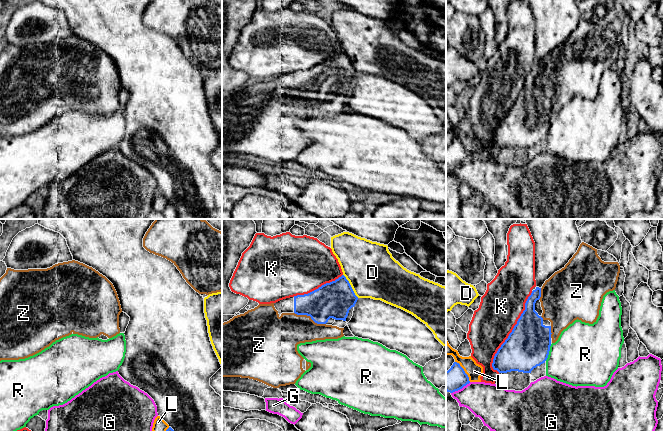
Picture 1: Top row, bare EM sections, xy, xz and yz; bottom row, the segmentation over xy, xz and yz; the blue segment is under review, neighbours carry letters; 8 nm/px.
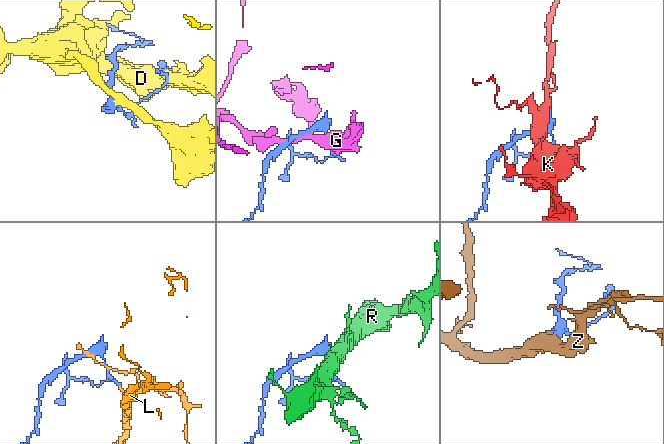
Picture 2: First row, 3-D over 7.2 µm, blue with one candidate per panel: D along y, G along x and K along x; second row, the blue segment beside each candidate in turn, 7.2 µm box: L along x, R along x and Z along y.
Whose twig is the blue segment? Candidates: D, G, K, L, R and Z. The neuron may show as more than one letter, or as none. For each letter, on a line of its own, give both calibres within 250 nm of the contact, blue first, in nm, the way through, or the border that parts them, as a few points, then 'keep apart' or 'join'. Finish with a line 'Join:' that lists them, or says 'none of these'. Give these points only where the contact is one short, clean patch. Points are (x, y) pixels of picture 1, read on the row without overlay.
D: 280 nm thick on the blue side, 400 nm on the other; keep apart
G: 180 nm thick on the blue side, 300 nm on the other; keep apart
K: 360 nm thick on the blue side, 340 nm on the other; keep apart
L: 180 nm thick on the blue side, 130 nm on the other; keep apart
R: 360 nm thick on the blue side, 440 nm on the other; border along yz (551, 120), (548, 133), (545, 136); keep apart
Z: 280 nm thick on the blue side, 280 nm on the other; join
Join: Z

